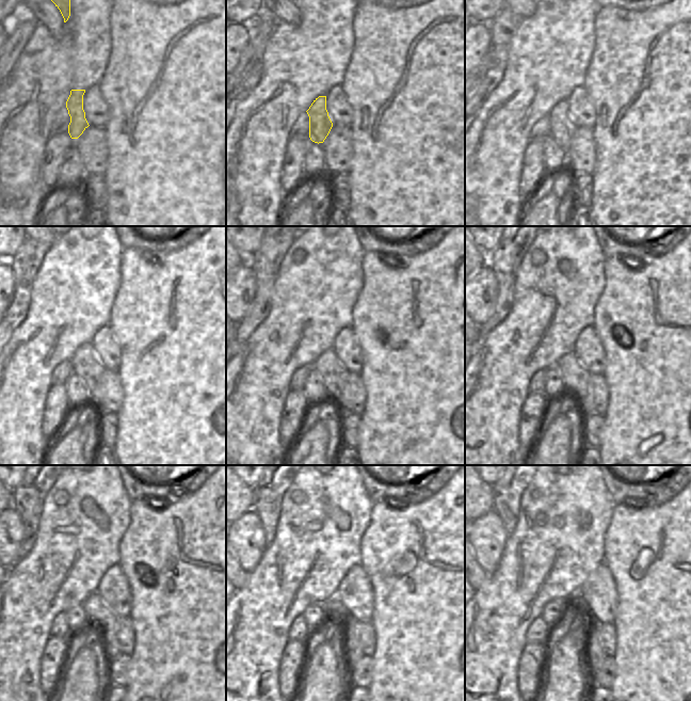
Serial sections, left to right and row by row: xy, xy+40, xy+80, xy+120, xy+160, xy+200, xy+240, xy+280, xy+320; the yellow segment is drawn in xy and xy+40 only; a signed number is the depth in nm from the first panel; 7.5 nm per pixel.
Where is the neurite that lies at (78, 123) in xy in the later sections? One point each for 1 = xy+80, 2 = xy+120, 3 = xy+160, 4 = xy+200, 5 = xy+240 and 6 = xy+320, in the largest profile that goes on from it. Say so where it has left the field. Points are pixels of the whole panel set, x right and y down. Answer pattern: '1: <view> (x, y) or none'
1: xy+80 (562, 127)
2: xy+120 (85, 364)
3: xy+160 (334, 376)
4: xy+200 (575, 378)
5: xy+240 (97, 612)
6: xy+320 (595, 655)

